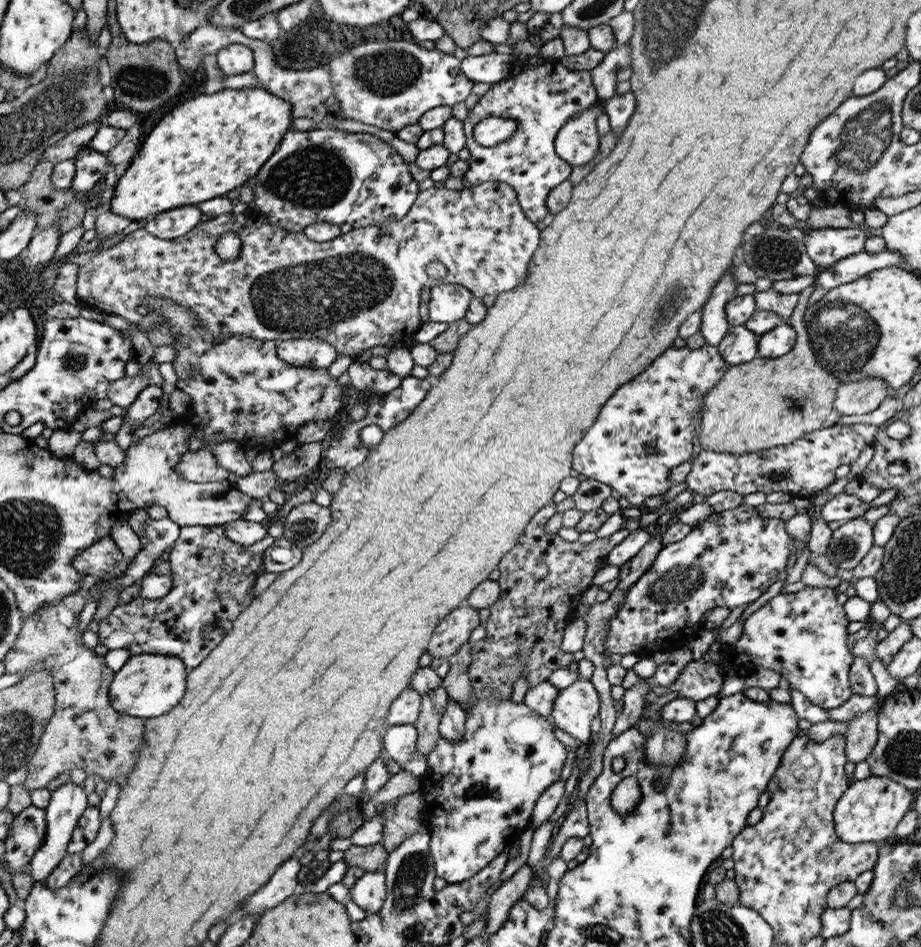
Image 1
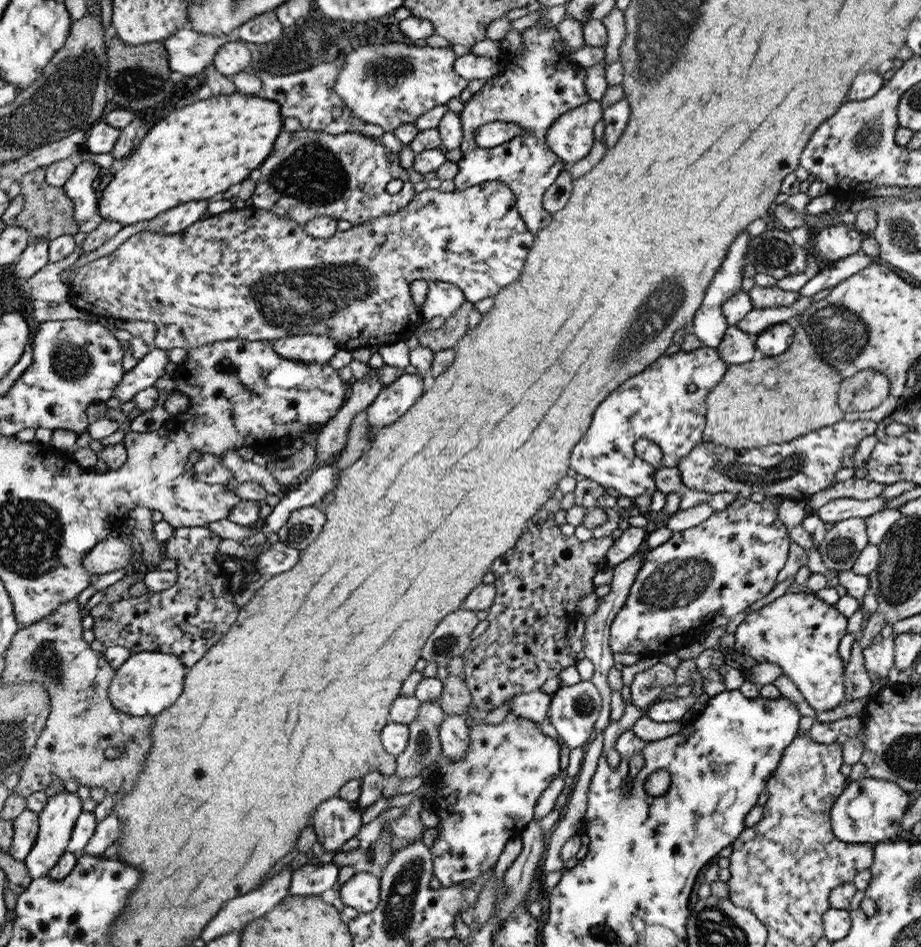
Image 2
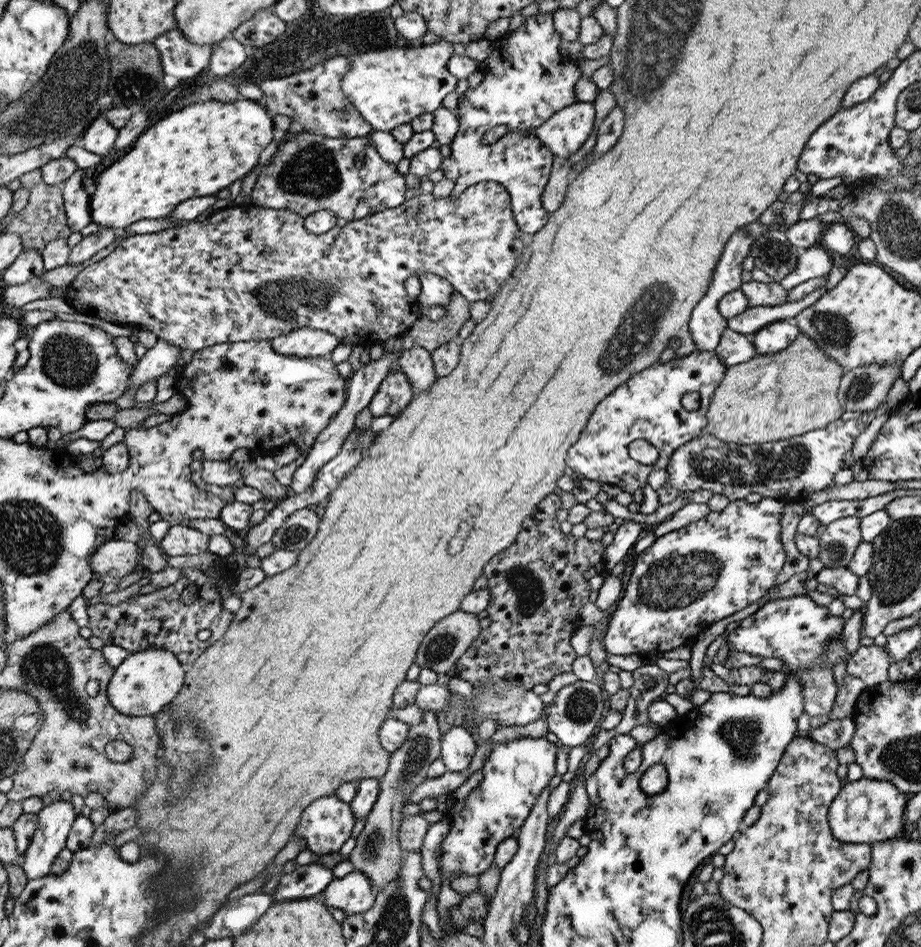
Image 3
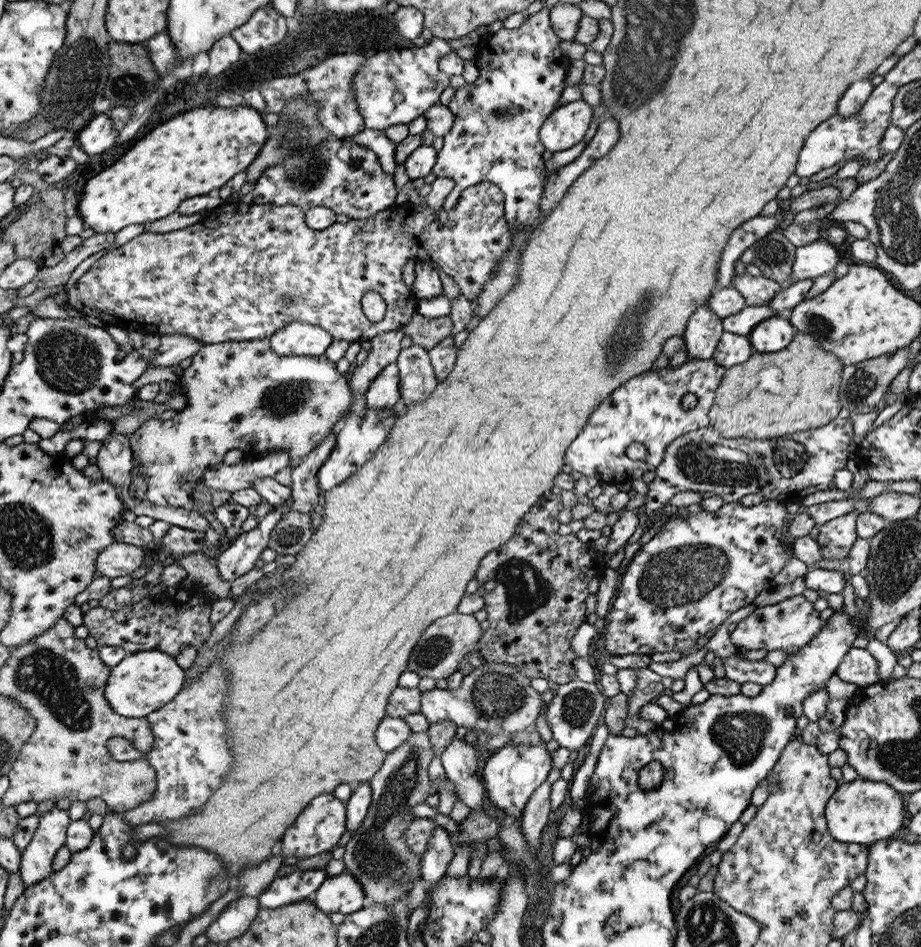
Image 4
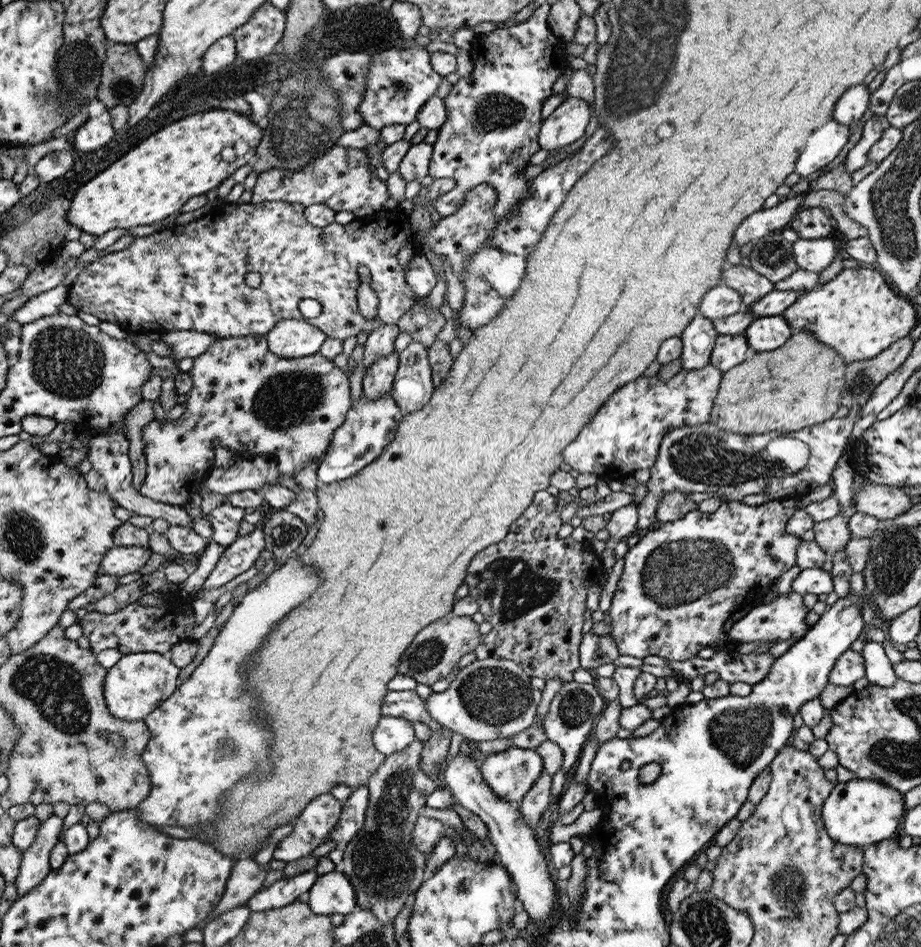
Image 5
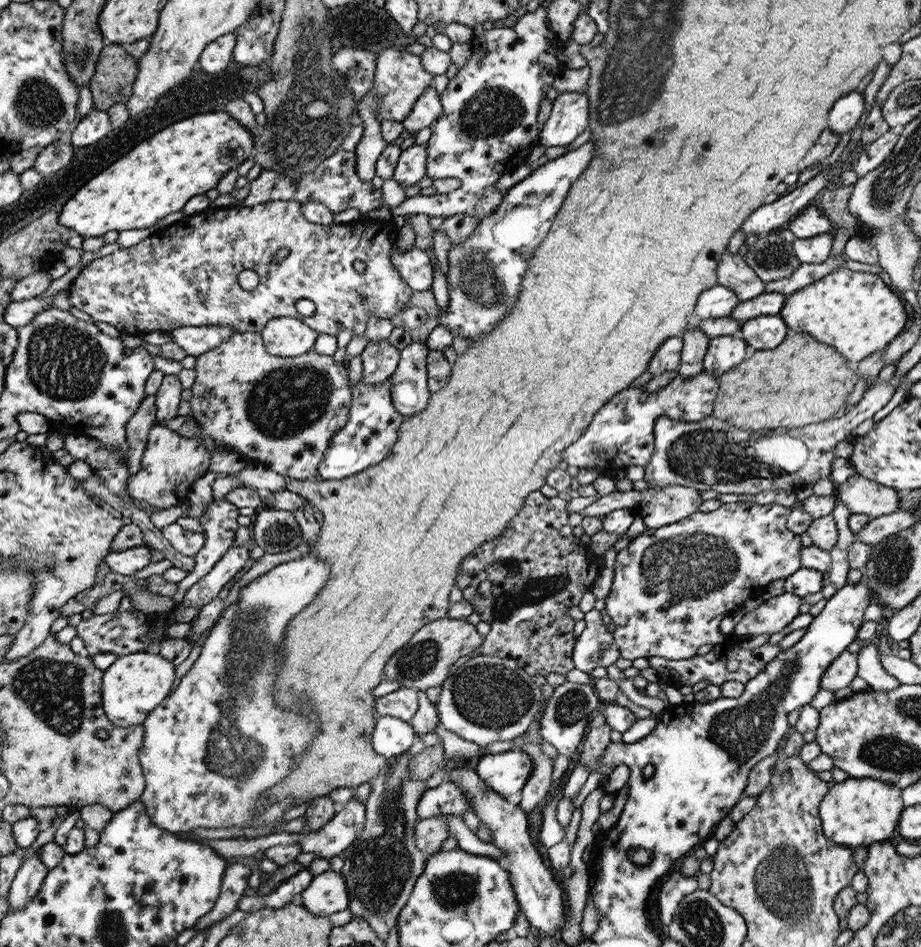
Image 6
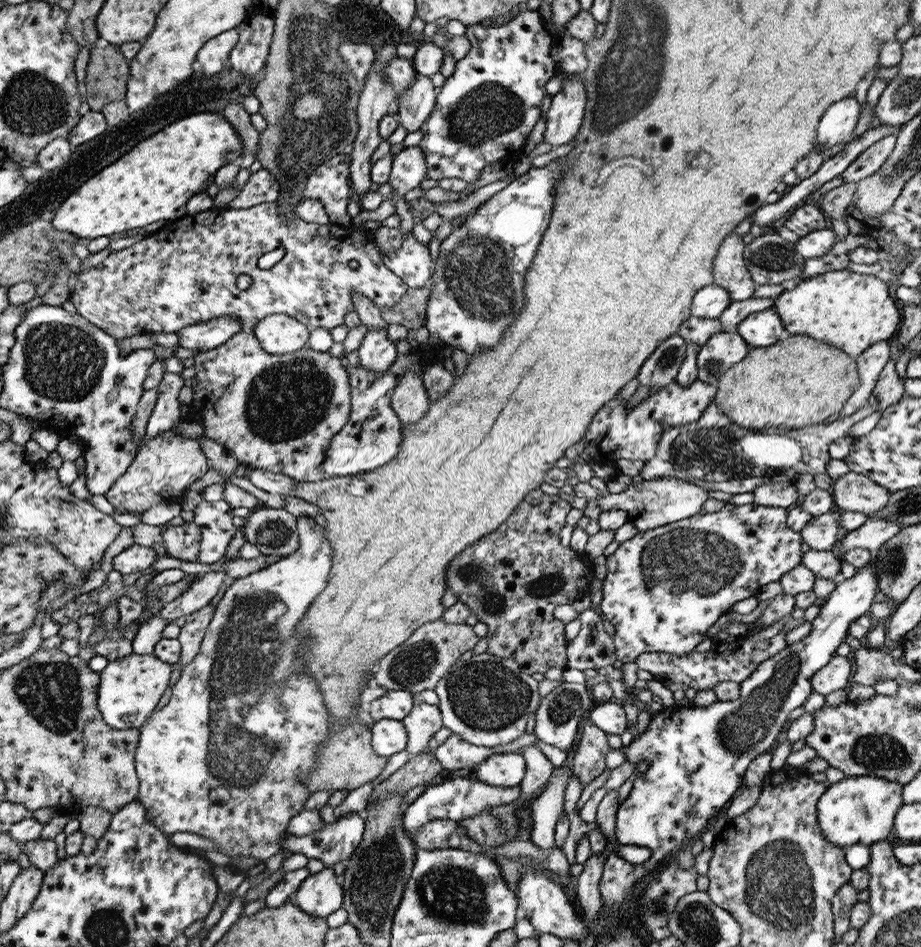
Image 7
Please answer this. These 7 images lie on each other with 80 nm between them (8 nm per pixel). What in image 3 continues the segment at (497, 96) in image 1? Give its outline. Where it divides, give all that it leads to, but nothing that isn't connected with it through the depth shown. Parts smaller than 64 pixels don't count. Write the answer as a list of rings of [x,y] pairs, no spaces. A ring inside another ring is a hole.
[[[537,13],[535,17],[527,18],[510,36],[505,35],[498,41],[492,41],[492,52],[483,61],[486,69],[484,80],[477,88],[469,88],[459,98],[454,109],[459,120],[458,132],[450,144],[452,154],[442,159],[439,166],[445,177],[455,182],[449,198],[456,198],[473,184],[486,181],[500,183],[510,195],[512,212],[518,228],[528,236],[540,230],[551,215],[543,207],[541,200],[551,175],[553,155],[536,136],[535,129],[542,126],[555,112],[579,101],[575,97],[574,86],[582,78],[582,71],[578,68],[577,61],[572,57],[565,57],[560,52],[562,42],[554,29],[551,13]],[[495,126],[507,126],[509,131],[494,144],[482,144],[483,136]]]

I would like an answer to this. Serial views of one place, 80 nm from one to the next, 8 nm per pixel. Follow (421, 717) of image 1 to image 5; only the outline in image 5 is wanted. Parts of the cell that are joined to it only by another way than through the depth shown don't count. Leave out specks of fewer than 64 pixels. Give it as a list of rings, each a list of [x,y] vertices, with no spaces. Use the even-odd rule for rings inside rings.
[[[415,738],[408,748],[387,756],[377,773],[366,784],[369,790],[369,803],[364,826],[354,841],[343,847],[342,862],[335,868],[336,871],[344,873],[353,884],[357,906],[371,910],[382,924],[393,922],[395,916],[406,906],[410,894],[416,894],[426,879],[426,854],[420,852],[412,841],[413,828],[420,818],[420,809],[425,805],[428,796],[437,790],[437,784],[432,777],[428,777],[422,771],[423,744],[422,740]]]

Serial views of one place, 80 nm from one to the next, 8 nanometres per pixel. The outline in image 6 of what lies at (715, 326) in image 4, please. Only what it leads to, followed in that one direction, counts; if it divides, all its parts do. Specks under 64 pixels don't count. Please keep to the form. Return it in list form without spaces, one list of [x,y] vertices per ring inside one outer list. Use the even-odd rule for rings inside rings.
[[[690,325],[683,333],[683,351],[677,372],[680,376],[690,378],[703,370],[703,356],[706,354],[710,338],[697,325]]]

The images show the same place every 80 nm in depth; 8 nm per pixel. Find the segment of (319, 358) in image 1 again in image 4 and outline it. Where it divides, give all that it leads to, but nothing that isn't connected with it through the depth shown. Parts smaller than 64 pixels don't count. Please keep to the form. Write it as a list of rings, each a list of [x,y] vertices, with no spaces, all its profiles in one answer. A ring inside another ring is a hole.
[[[293,322],[268,338],[275,353],[282,356],[320,356],[332,346],[333,335],[325,329]]]

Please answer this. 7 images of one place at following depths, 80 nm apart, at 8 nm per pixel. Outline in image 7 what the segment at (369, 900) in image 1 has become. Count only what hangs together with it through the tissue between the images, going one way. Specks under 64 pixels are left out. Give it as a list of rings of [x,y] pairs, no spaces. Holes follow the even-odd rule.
[[[325,867],[318,873],[308,875],[299,884],[292,899],[310,916],[326,919],[342,907],[343,886],[340,880],[333,868]]]

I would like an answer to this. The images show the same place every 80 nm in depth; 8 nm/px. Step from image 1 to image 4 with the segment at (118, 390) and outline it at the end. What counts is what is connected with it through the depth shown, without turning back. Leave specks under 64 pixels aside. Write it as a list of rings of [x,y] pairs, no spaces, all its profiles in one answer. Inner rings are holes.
[[[162,335],[161,345],[148,360],[148,367],[166,368],[179,364],[184,358],[192,358],[203,347],[201,340],[186,335]]]

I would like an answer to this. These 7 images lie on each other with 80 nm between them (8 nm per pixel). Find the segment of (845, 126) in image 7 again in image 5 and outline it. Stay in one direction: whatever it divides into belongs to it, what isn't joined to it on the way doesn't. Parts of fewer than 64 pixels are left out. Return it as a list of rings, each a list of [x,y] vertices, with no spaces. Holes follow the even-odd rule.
[[[860,84],[850,88],[836,101],[833,120],[838,124],[854,126],[868,110],[871,93],[868,86]]]

